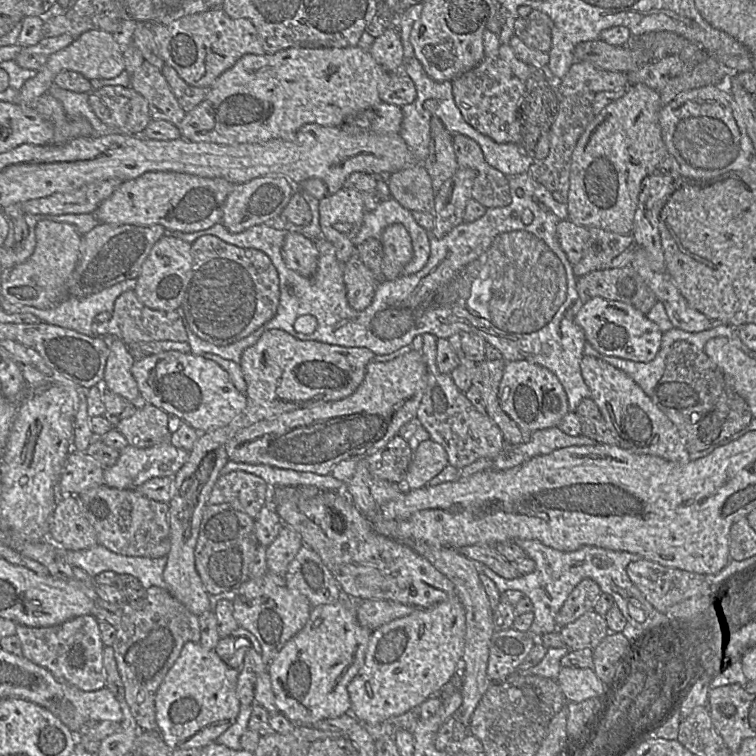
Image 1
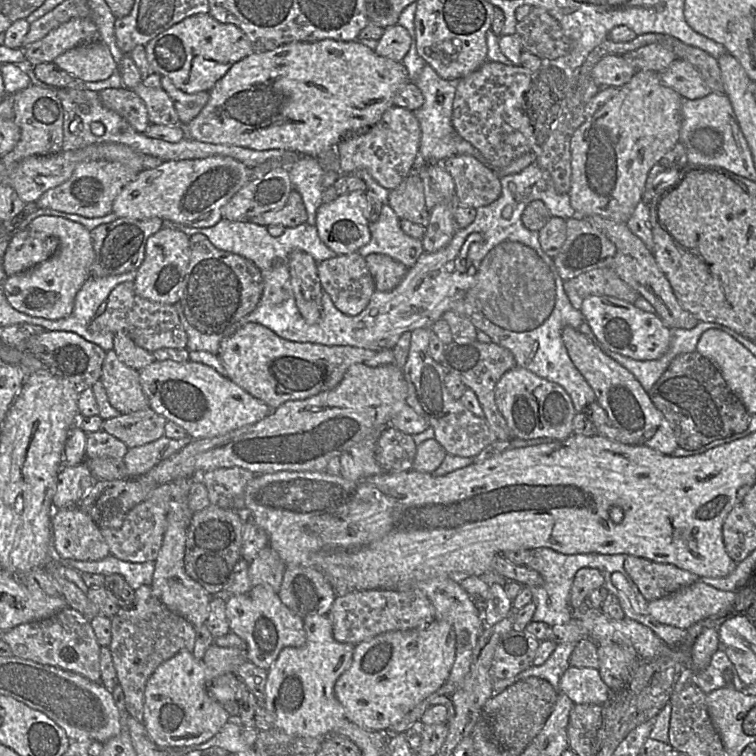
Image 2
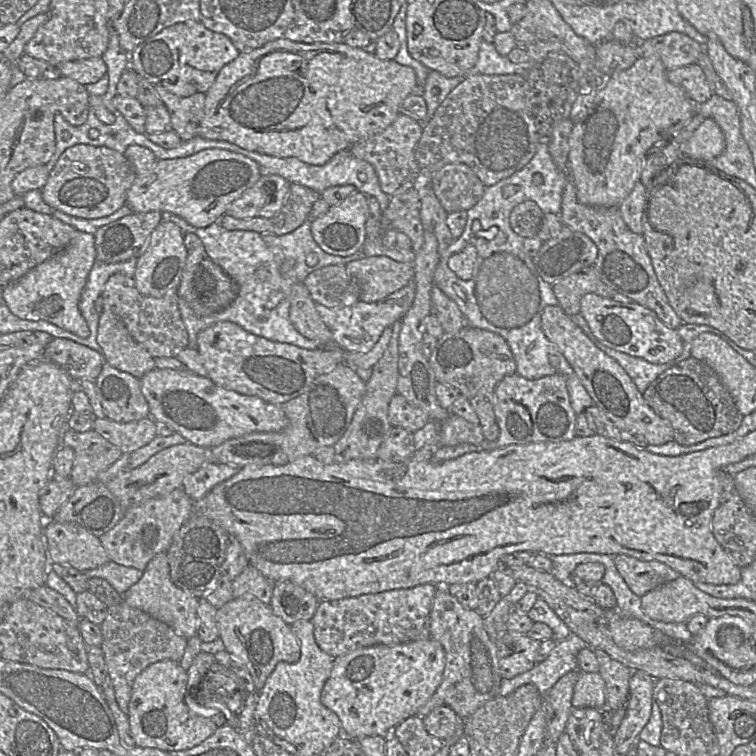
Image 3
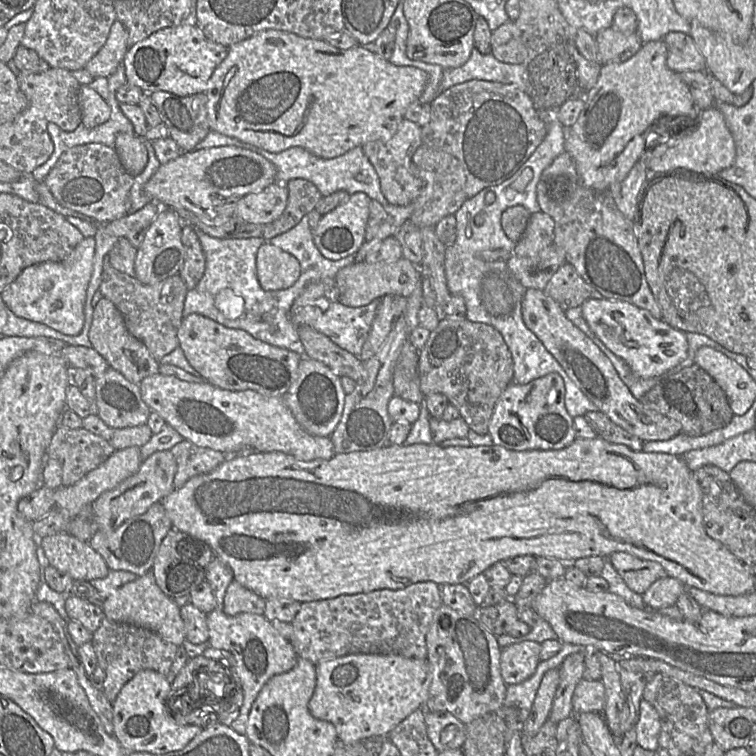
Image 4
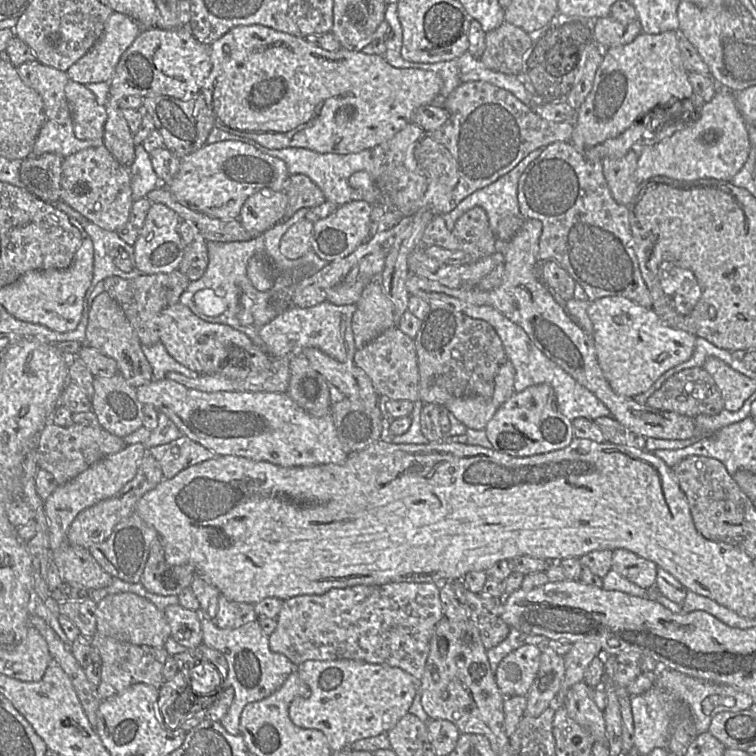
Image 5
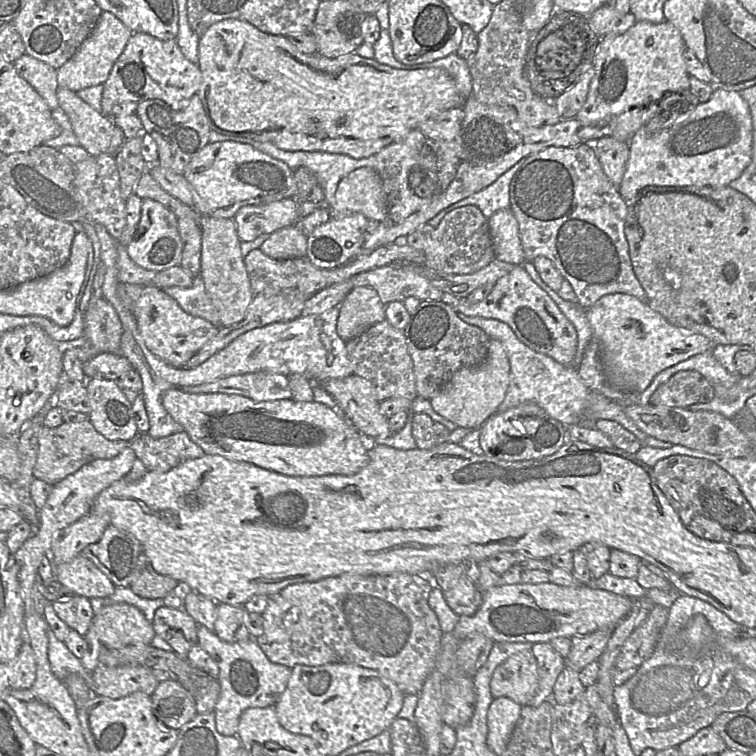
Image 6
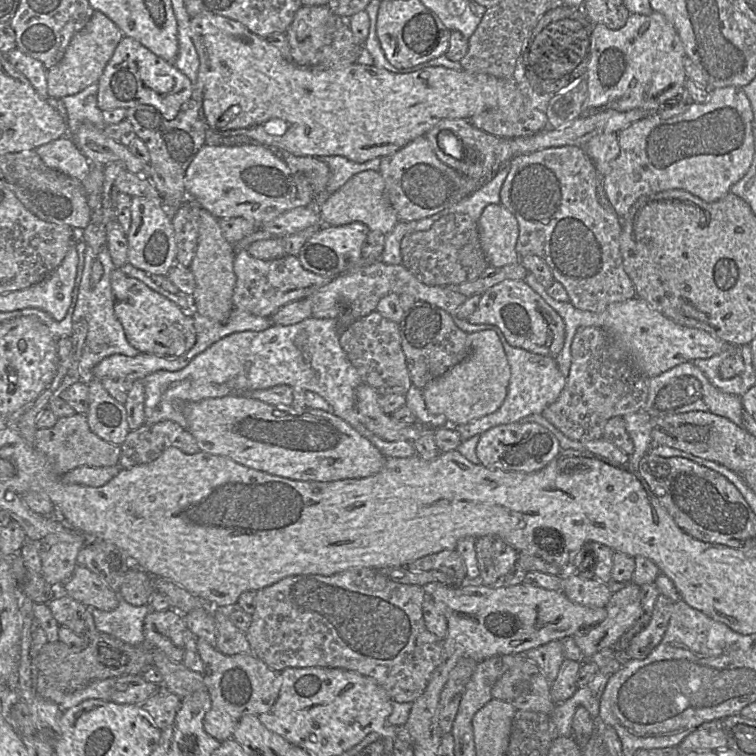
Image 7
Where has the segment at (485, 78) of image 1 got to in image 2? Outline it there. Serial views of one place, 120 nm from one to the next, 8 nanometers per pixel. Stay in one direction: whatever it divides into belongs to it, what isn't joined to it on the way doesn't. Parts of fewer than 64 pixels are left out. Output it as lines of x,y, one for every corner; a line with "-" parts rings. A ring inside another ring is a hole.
486,61
476,71
459,79
453,101
452,125
464,140
482,154
486,164
493,169
504,168
521,155
531,150
537,151
534,129
525,111
525,94
533,75
521,65

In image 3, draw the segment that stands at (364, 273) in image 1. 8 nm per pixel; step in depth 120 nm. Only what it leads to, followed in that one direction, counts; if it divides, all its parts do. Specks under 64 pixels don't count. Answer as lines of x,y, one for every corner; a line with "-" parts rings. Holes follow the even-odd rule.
329,265
313,271
304,280
315,303
328,308
342,308
360,301
360,286
346,270
345,265

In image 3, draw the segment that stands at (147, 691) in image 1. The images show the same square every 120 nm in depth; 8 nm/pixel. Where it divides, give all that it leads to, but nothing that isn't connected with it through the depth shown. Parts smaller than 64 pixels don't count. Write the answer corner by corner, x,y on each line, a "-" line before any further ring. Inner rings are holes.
126,602
109,607
105,620
100,624
105,664
112,679
115,698
120,709
127,714
136,677
149,665
172,660
180,662
188,639
178,635
166,623
159,621
139,608

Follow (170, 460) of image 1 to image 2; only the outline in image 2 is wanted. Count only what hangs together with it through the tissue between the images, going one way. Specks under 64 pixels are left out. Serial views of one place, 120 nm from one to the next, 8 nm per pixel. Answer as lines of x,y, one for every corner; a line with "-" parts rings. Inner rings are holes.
163,435
151,443
129,448
123,457
127,479
145,476
158,463
179,452
190,440
188,436
170,439

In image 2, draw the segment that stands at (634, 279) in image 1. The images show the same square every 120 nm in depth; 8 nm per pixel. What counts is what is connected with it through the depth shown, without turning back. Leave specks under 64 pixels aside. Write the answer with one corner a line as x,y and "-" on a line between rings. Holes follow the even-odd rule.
597,268
563,283
572,306
581,310
583,300
590,295
611,296
634,303
641,295
624,282
611,268

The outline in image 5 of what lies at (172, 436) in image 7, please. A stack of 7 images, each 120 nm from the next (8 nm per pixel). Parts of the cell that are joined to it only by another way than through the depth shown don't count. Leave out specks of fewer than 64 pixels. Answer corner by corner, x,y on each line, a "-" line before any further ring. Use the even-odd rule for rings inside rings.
185,435
158,446
147,449
159,463
164,479
171,479
180,471
213,459
216,454

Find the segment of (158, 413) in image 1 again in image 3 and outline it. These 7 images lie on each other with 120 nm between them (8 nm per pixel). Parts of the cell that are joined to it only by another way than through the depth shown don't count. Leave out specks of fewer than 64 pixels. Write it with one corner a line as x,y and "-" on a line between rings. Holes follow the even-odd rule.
148,416
143,419
120,423
107,418
94,418
93,430
99,433
107,441
115,445
122,453
131,453
145,446
156,437
155,420

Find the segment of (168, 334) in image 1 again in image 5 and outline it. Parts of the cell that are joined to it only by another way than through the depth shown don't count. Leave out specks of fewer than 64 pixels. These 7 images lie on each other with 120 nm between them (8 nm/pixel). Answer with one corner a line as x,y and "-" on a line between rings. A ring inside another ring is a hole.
176,269
170,273
142,274
135,278
123,279
118,276
103,280
104,290
121,306
129,323
144,346
159,343
159,317
167,307
180,301
180,296
189,285
188,278

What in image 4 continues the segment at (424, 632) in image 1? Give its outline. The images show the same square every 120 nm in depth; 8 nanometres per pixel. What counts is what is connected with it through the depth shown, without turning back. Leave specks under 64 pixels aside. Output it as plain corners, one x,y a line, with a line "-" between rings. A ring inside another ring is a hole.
359,653
323,660
315,665
316,687
309,701
311,715
331,722
339,742
351,744
374,738
388,738
388,734
411,713
424,707
431,684
431,670
427,660
406,658
394,654

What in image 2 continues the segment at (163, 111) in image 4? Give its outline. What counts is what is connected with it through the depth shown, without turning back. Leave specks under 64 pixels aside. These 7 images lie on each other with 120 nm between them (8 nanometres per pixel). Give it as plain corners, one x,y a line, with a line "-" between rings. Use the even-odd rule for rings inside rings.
161,76
160,80
160,86
167,92
173,101
179,117
179,124
182,126
187,125
194,119
209,99
208,91
199,91
197,93
189,94
178,89
166,76

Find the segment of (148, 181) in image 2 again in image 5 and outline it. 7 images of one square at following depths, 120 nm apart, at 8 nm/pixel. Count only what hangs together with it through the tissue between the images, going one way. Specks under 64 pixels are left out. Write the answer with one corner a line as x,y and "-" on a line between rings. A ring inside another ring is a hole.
235,140
205,144
180,161
180,168
169,184
165,185
180,203
221,220
239,219
248,197
259,191
283,191
290,174
286,163

